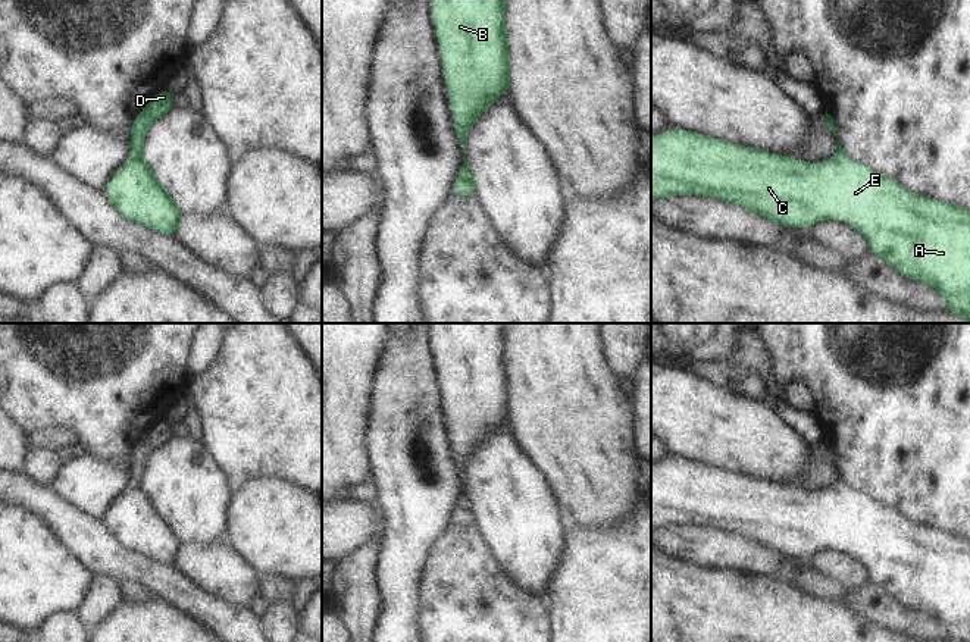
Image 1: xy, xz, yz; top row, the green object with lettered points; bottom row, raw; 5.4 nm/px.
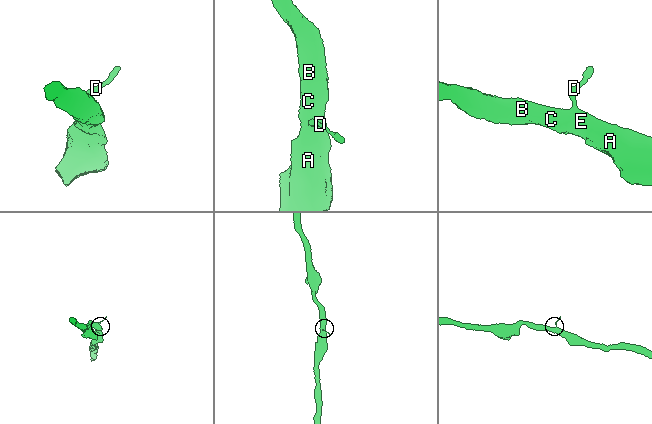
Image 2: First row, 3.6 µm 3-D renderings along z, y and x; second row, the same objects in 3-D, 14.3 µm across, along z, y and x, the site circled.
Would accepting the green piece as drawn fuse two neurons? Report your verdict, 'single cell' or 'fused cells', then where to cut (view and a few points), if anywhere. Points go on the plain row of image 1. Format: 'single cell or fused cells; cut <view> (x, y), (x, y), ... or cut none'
single cell; cut none

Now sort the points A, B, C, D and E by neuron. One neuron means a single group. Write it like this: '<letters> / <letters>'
A B C D E

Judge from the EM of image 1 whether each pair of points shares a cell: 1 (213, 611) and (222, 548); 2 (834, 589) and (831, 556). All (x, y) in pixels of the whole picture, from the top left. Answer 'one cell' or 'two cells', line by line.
1: two cells
2: two cells

